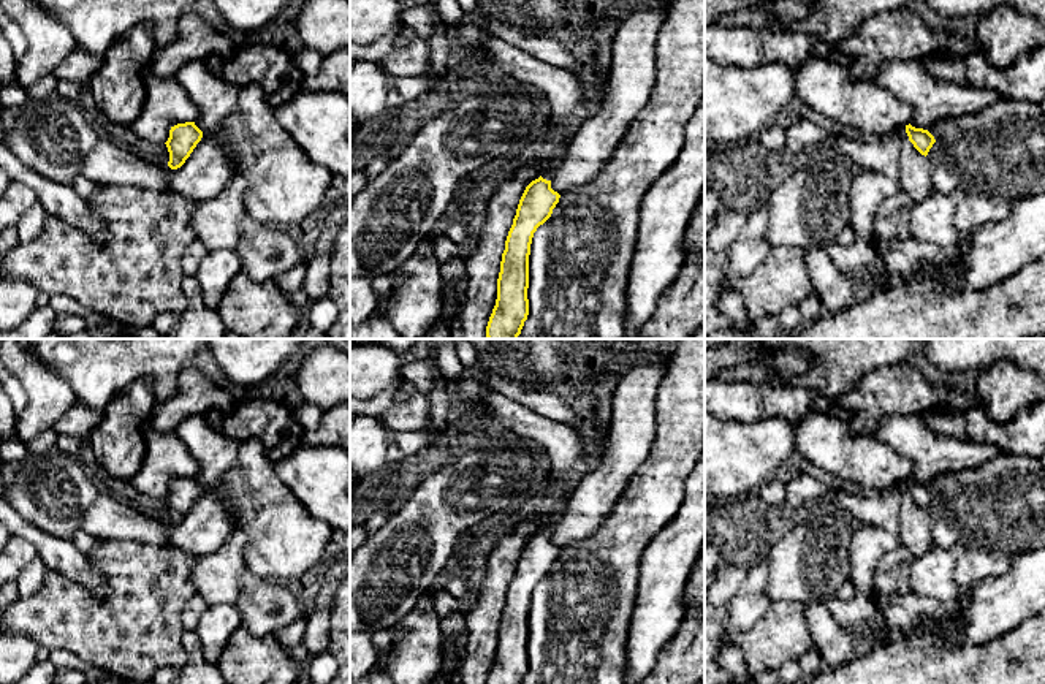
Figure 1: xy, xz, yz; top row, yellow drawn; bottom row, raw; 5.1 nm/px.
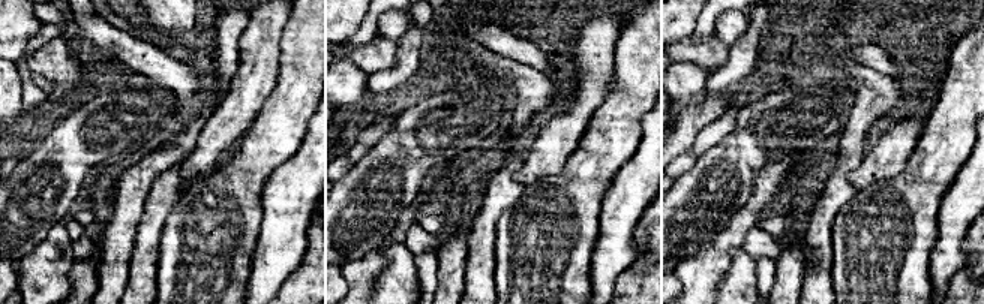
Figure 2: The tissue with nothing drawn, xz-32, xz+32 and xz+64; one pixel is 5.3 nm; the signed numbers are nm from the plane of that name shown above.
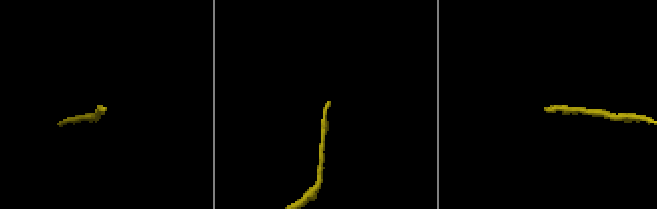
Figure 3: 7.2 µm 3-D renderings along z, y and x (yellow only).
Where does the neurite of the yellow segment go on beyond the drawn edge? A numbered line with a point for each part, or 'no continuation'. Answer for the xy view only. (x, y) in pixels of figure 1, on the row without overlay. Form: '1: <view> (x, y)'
no continuation

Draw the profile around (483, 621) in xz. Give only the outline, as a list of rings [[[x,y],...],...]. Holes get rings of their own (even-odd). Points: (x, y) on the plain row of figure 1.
[[[567,497],[556,500],[556,510],[516,524],[489,553],[484,583],[473,608],[466,614],[467,648],[461,665],[461,684],[486,684],[497,654],[505,595],[513,580],[526,542],[548,522],[556,521],[567,508]]]

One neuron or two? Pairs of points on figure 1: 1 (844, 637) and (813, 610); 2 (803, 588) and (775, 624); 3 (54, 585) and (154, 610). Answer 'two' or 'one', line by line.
1: one
2: two
3: one

